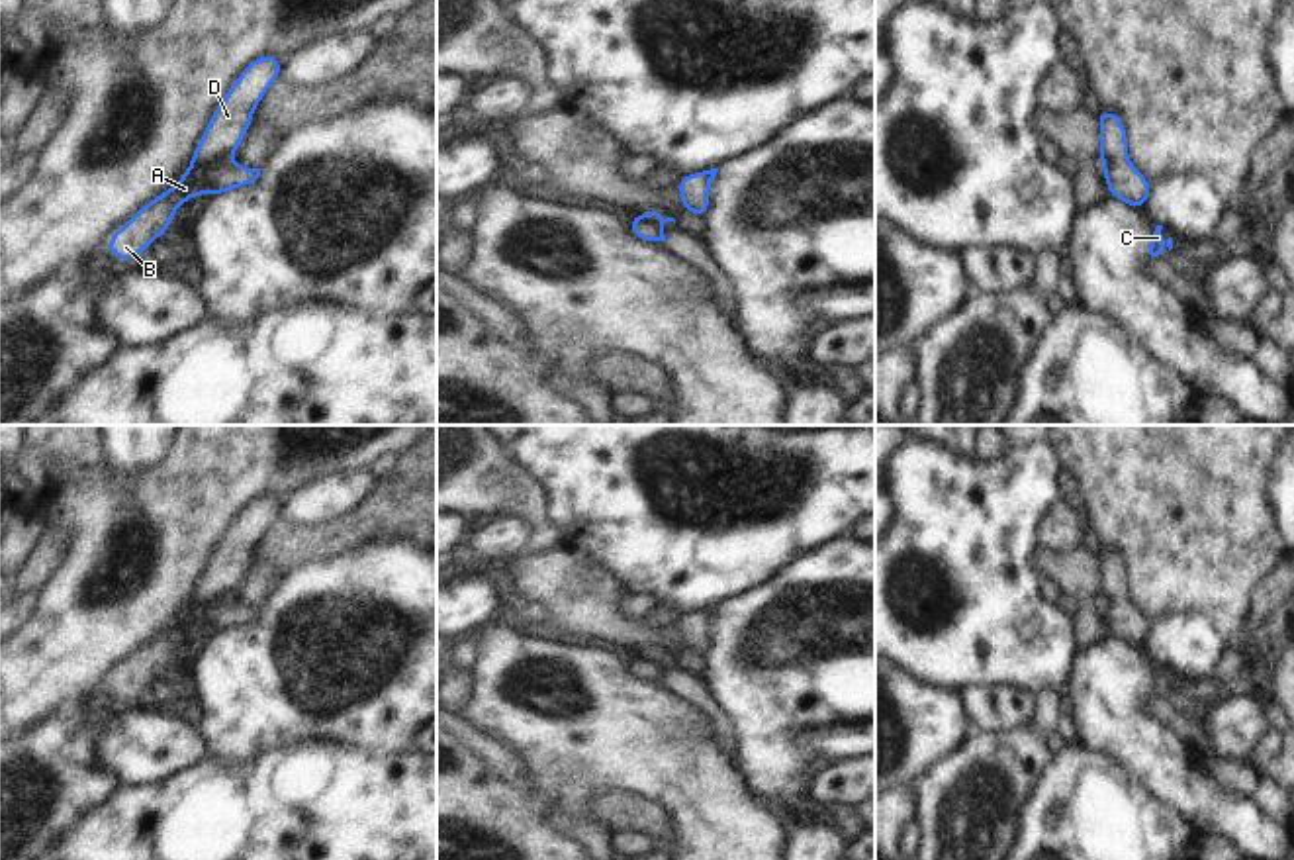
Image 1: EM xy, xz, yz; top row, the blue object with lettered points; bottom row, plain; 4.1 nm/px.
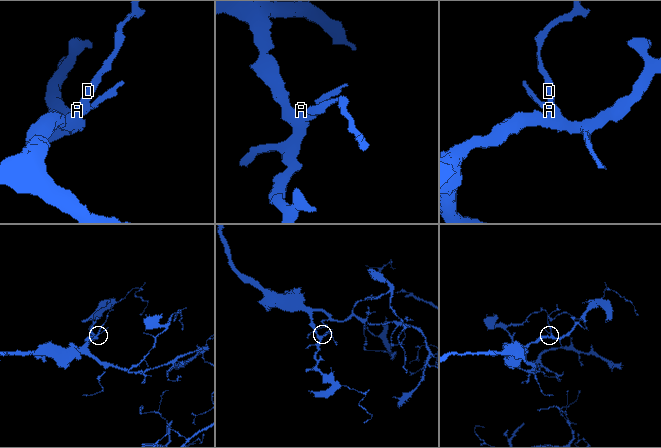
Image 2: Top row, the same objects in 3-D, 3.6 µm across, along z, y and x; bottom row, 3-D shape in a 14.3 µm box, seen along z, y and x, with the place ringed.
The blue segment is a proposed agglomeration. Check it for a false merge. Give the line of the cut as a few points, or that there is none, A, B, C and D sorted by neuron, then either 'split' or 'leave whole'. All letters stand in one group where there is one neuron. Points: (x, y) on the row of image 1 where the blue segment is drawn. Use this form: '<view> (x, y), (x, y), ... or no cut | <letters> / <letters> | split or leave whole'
no cut | A B C D | leave whole

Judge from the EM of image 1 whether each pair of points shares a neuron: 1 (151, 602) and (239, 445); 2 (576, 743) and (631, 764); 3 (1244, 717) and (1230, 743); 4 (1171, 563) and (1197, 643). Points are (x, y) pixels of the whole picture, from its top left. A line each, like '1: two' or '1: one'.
1: one
2: one
3: one
4: two

